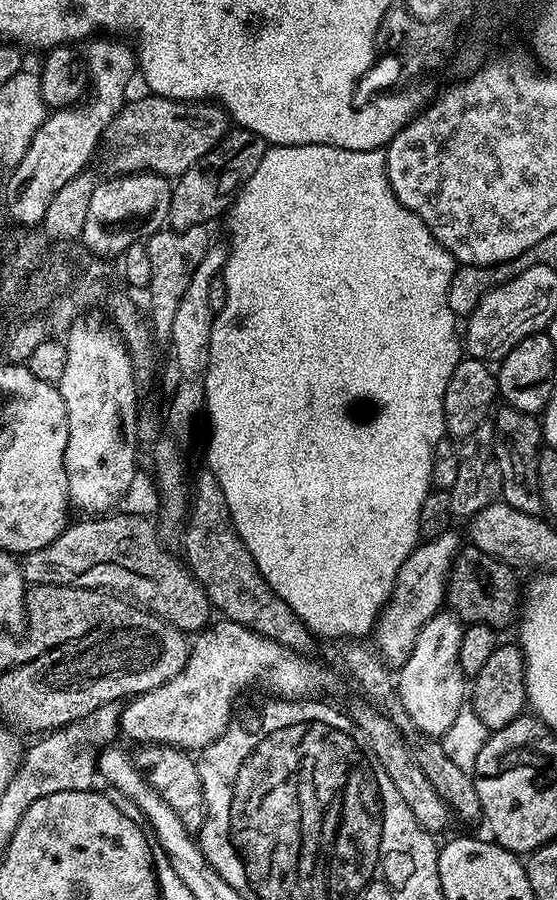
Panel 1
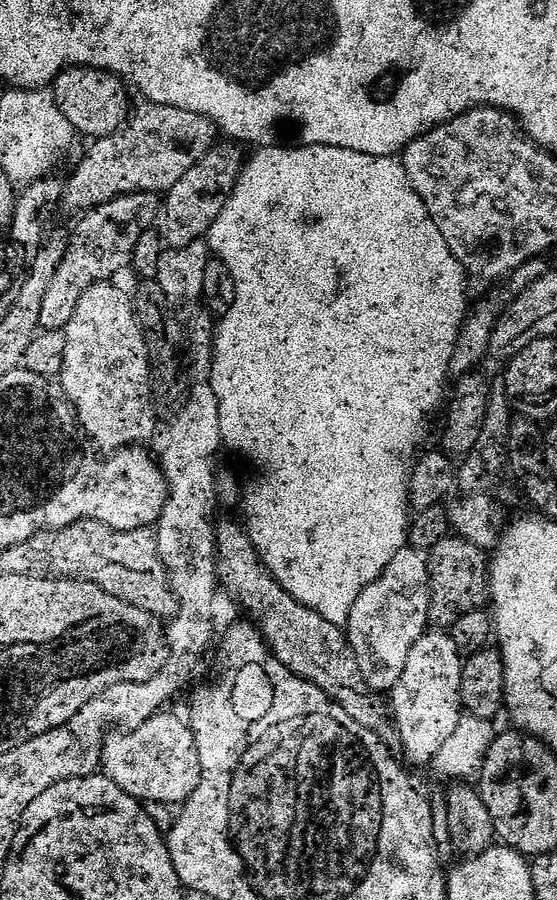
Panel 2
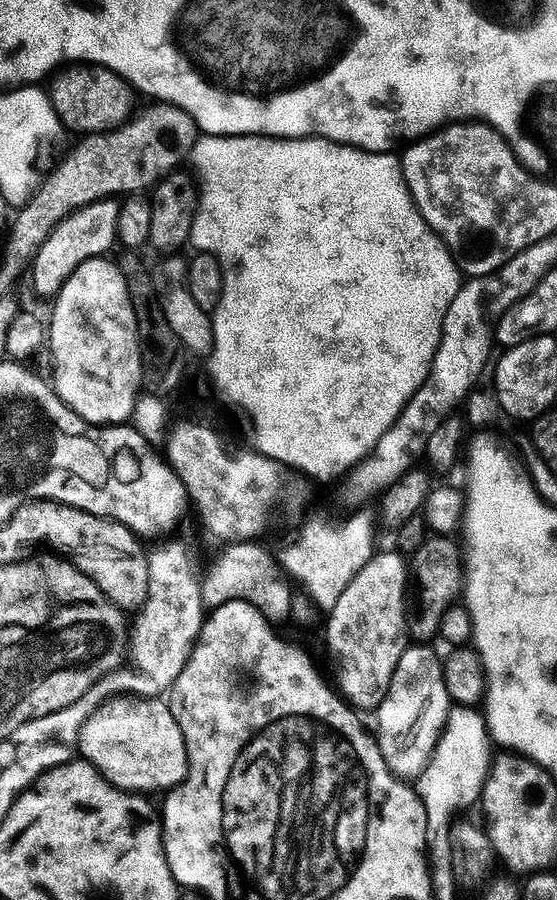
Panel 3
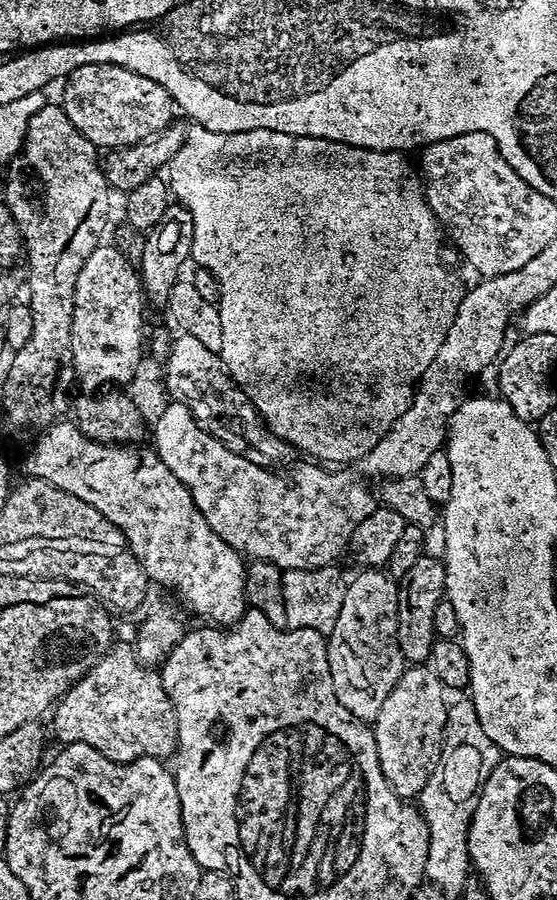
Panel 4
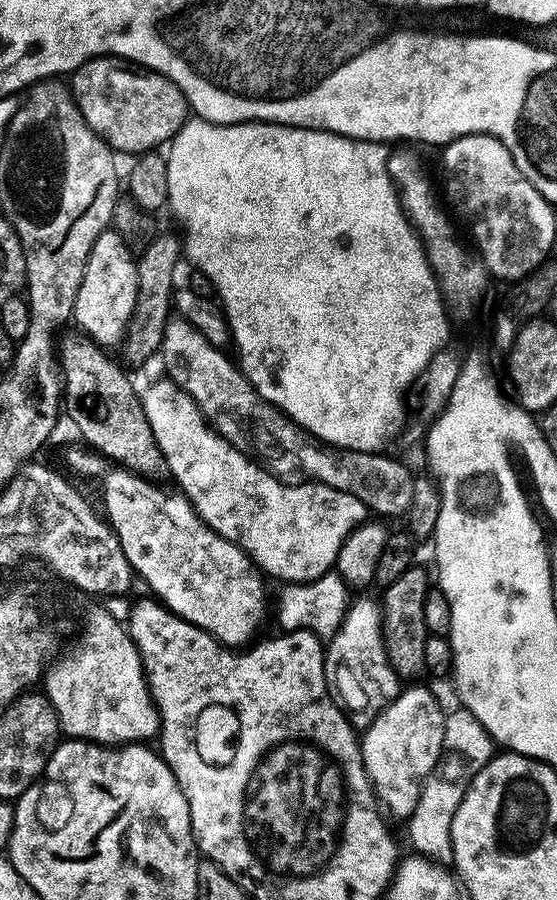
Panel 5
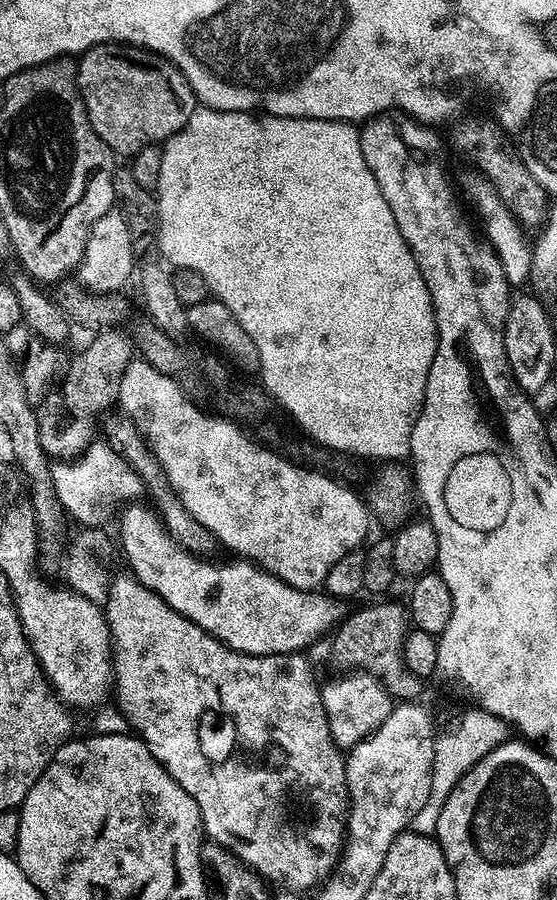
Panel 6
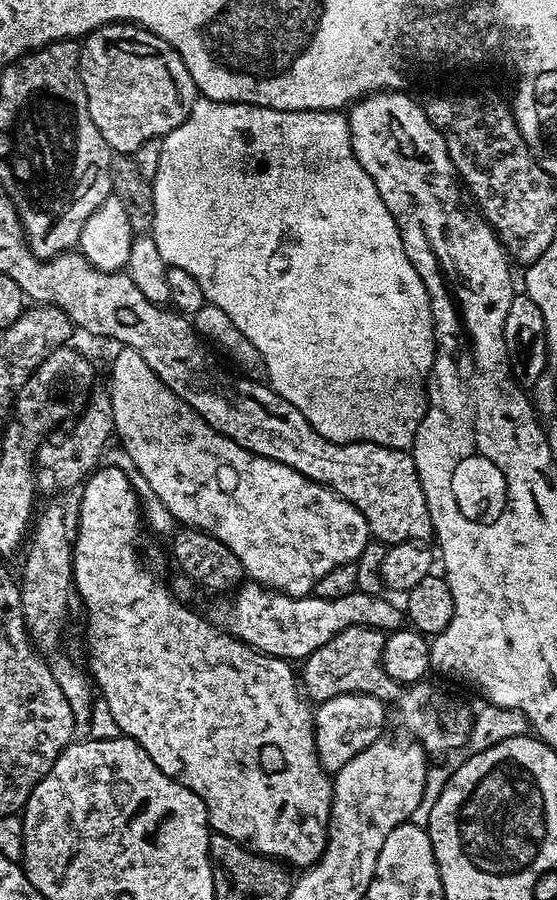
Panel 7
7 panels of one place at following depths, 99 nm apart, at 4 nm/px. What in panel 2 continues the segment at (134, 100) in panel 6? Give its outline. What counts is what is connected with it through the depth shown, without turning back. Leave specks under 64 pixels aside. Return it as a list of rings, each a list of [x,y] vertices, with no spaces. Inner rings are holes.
[[[89,64],[61,68],[50,85],[50,91],[58,110],[66,114],[70,126],[85,138],[108,135],[123,121],[130,109],[129,89],[125,81],[114,72],[107,72],[105,68],[92,68]]]

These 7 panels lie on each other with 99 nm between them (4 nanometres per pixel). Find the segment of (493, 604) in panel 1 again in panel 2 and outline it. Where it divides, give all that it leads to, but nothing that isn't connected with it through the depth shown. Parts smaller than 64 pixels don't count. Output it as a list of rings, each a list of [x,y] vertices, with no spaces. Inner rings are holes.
[[[455,534],[438,538],[438,542],[434,542],[434,546],[427,549],[426,555],[428,558],[428,622],[429,625],[444,630],[462,614],[480,608],[485,603],[488,560],[485,549]]]

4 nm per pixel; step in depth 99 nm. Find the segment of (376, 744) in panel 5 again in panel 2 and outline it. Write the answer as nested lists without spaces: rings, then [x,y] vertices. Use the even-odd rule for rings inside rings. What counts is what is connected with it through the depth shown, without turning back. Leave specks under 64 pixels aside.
[[[425,630],[410,646],[410,654],[406,654],[406,666],[402,666],[402,674],[398,674],[398,682],[390,690],[390,711],[396,724],[398,748],[412,764],[431,765],[442,742],[458,726],[462,715],[461,663],[462,654],[444,630]]]

